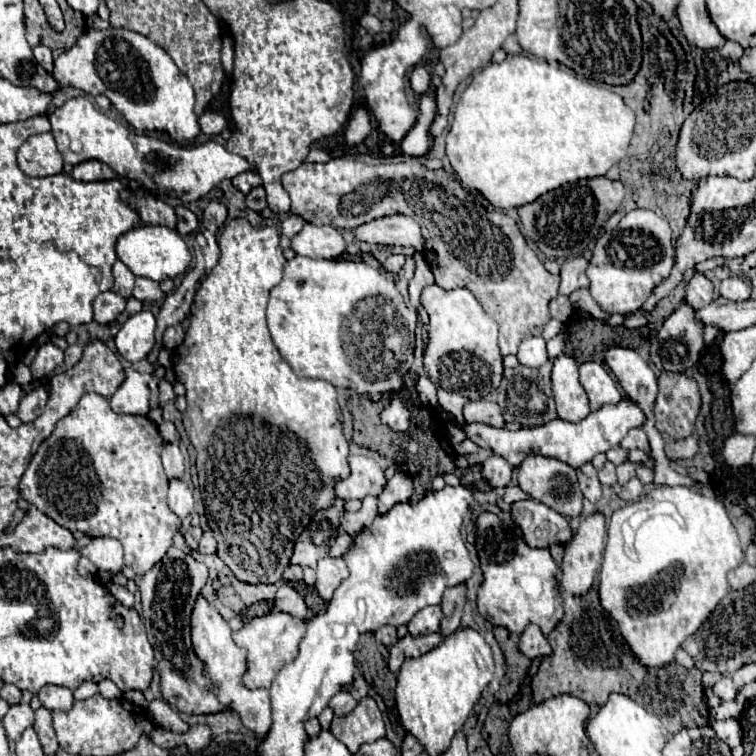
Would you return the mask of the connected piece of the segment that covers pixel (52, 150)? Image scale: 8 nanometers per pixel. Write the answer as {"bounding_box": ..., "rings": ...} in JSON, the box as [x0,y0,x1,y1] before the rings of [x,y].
{"bounding_box":[18,136,62,176],"rings":[[[30,136],[18,150],[18,166],[28,176],[54,176],[62,172],[62,154],[56,148],[54,136]]]}

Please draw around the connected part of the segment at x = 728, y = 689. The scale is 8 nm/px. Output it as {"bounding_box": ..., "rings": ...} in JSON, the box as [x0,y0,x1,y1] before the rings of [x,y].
{"bounding_box":[712,676,736,700],"rings":[[[724,676],[720,682],[716,682],[712,690],[720,700],[734,700],[736,698],[736,690],[734,690],[734,684],[732,684],[730,676]]]}

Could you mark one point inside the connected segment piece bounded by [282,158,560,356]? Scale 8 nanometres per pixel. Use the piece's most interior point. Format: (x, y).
(465, 243)

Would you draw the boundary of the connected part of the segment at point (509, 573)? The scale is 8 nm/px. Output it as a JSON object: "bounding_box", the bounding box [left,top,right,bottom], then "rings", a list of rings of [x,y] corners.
{"bounding_box":[476,512,564,636],"rings":[[[482,512],[476,526],[478,526],[476,550],[478,550],[480,566],[484,572],[484,582],[478,590],[478,612],[486,620],[490,620],[494,626],[504,626],[506,630],[510,630],[514,634],[522,634],[522,630],[528,624],[538,624],[542,628],[542,634],[548,636],[564,616],[562,596],[558,592],[558,582],[556,582],[558,566],[552,560],[550,552],[546,548],[530,548],[520,536],[508,532],[504,528],[504,524],[500,522],[500,518],[490,514],[490,512]]]}

